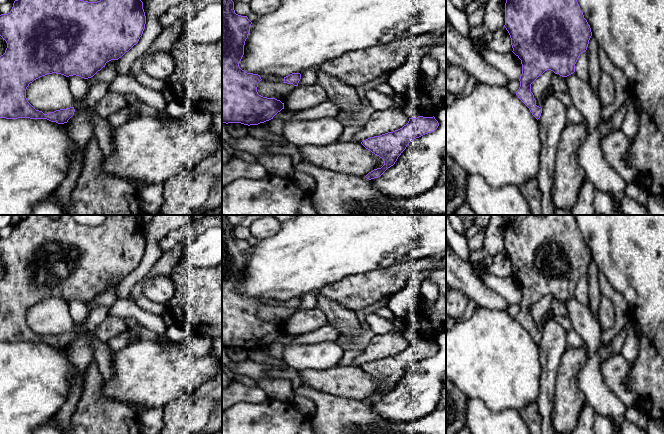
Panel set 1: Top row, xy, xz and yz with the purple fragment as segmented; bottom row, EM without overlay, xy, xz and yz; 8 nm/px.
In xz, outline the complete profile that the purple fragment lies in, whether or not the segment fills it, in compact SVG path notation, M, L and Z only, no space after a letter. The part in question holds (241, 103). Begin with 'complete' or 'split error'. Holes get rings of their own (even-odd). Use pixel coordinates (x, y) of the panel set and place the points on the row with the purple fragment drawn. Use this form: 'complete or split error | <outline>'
complete | M222 0L222 122L226 124L258 125L273 119L284 109L280 100L258 94L258 83L262 80L260 75L247 73L239 67L251 24L247 16L235 13L232 0Z

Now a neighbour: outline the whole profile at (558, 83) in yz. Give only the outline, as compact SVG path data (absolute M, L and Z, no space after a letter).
M554 74L552 76L550 86L554 91L568 92L565 77L562 77L559 74Z

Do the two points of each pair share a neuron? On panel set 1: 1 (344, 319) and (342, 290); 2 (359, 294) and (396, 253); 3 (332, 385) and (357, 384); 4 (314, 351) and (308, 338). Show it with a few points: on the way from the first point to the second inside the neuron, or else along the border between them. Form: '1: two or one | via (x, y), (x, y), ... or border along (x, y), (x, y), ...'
1: two | border along (322, 294), (354, 311)
2: two | border along (406, 261), (400, 261), (360, 273)
3: one | via (338, 384), (351, 384)
4: two | border along (333, 340), (317, 343), (289, 344), (287, 346)

